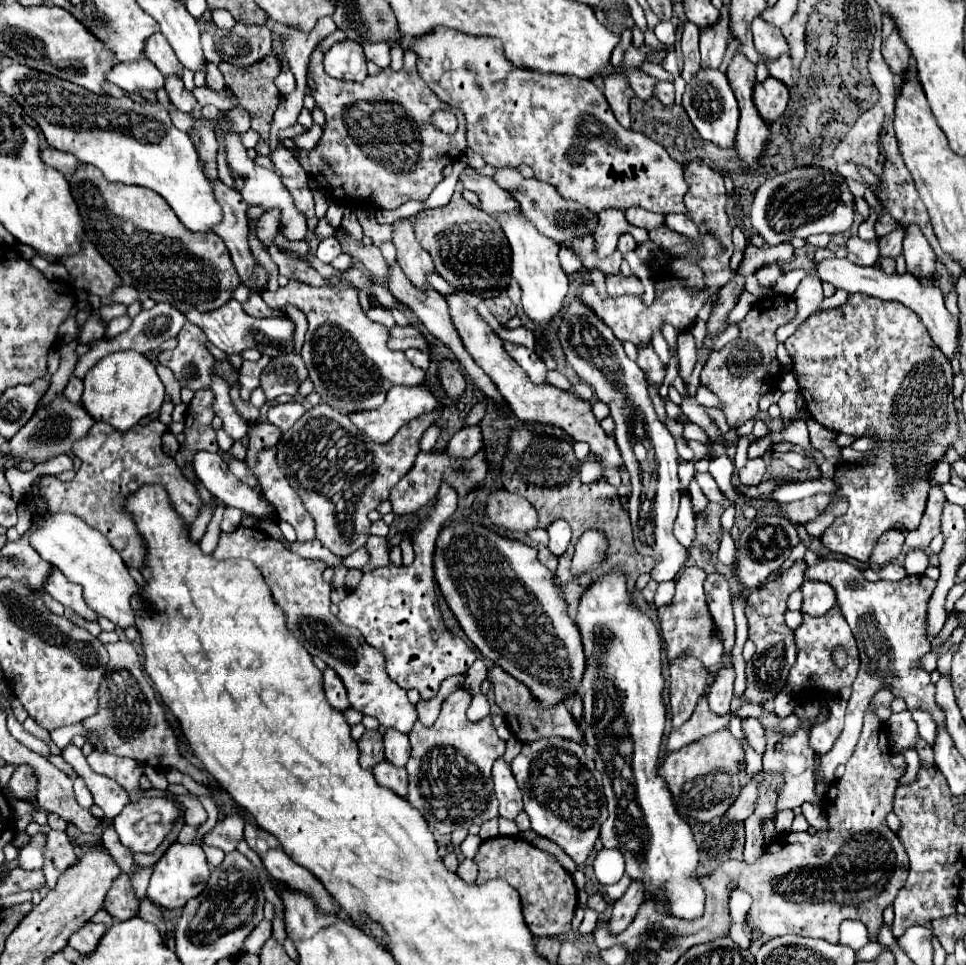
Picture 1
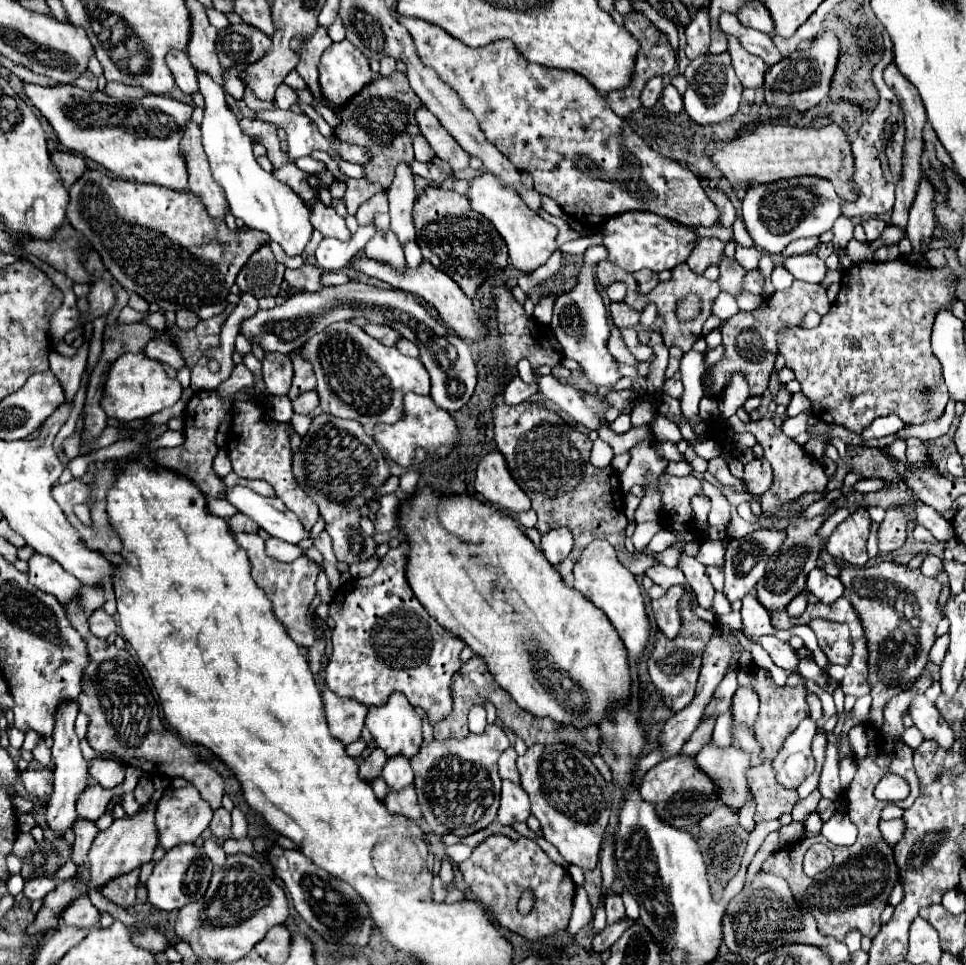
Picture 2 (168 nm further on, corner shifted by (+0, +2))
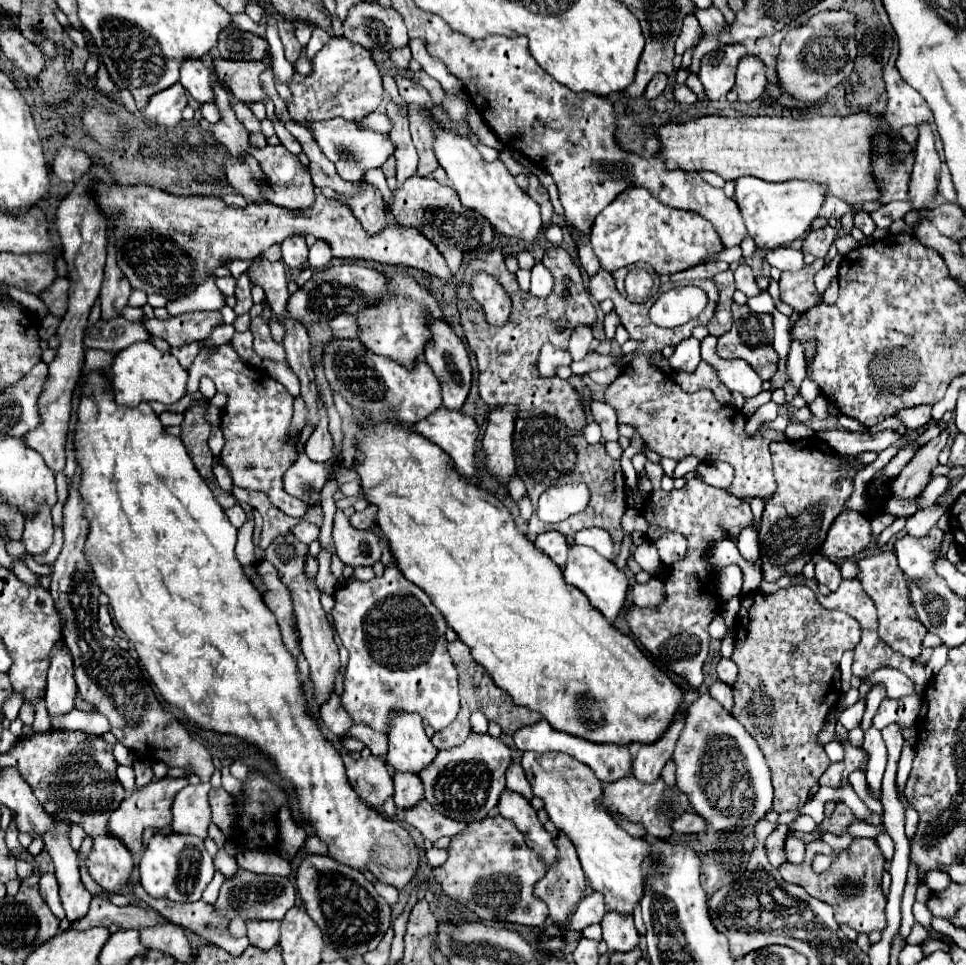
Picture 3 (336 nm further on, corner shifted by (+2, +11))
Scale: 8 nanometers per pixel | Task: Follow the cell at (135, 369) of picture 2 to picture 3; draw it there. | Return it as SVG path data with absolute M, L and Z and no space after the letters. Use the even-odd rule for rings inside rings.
M135 342L133 346L115 354L111 366L111 388L115 396L115 404L121 406L137 406L139 402L163 402L173 404L185 396L187 370L181 368L173 354L159 352L151 342Z

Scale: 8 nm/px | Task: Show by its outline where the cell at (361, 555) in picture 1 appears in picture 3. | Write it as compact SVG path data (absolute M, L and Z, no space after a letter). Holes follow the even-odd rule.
M321 549L318 555L319 570L316 578L318 589L328 595L333 595L340 586L339 580L330 570L331 553L326 549Z

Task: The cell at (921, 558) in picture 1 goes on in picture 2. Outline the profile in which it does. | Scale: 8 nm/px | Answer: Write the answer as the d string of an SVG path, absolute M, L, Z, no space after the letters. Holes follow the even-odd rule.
M927 555L927 559L921 565L921 571L927 577L937 577L943 571L943 561L939 557L935 557L935 555Z

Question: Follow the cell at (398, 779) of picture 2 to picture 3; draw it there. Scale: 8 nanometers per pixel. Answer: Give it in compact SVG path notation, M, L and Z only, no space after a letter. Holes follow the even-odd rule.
M393 772L393 784L393 800L397 808L409 808L423 800L423 784L417 774L413 776L409 772Z

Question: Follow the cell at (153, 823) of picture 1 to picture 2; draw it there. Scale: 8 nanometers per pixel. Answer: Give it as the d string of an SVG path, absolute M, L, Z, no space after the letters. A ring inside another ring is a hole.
M195 787L167 789L161 801L157 803L157 815L155 815L155 823L159 829L159 845L171 849L181 843L195 843L201 837L201 833L209 827L211 819L213 819L213 809L209 807L207 801L203 801L203 797Z

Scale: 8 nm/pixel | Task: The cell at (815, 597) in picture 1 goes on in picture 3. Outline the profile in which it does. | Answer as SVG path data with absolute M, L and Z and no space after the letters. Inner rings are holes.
M819 558L815 564L815 578L817 582L825 584L829 590L837 590L841 584L841 574L837 564L833 564L829 558Z

